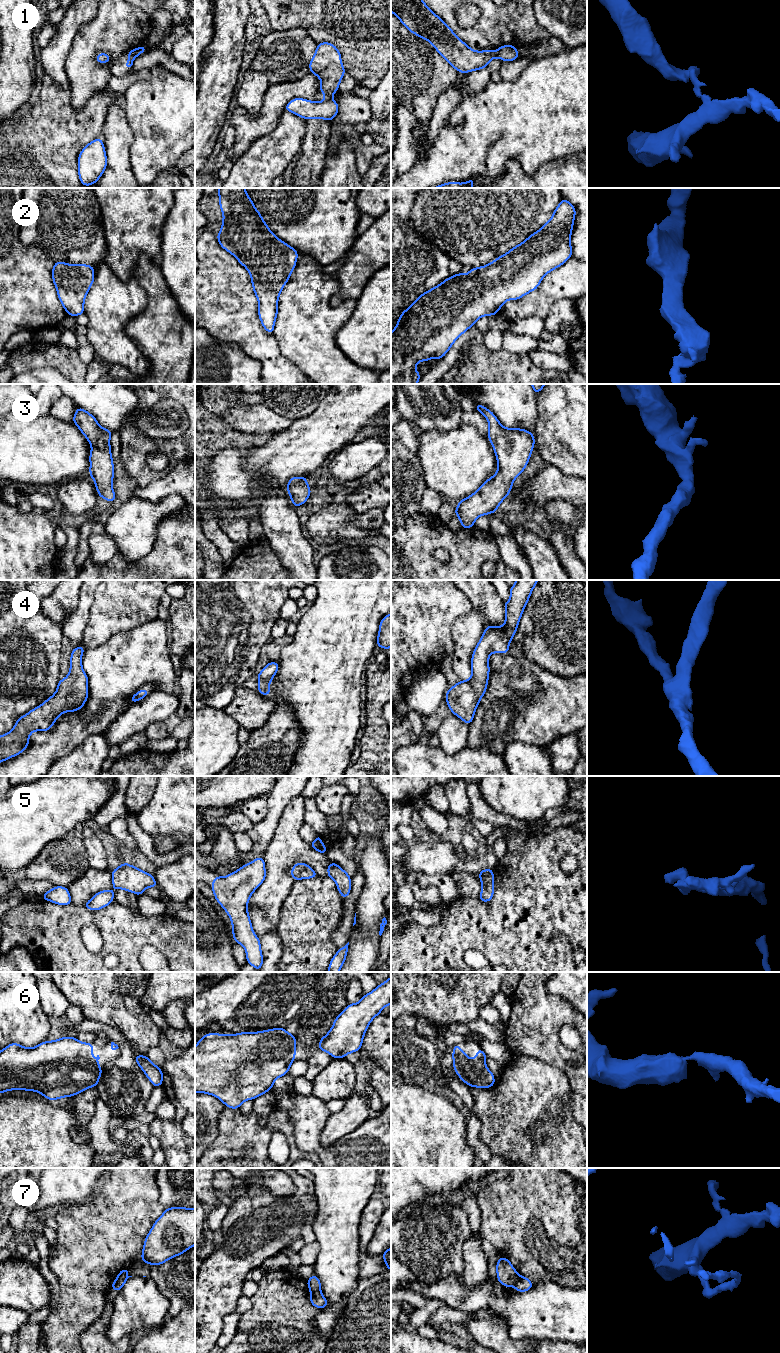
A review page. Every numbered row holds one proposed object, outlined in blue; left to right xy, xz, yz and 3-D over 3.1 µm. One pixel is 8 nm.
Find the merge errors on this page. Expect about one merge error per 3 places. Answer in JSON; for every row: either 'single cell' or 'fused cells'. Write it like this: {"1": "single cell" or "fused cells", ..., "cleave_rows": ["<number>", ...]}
{"1": "fused cells", "2": "single cell", "3": "single cell", "4": "single cell", "5": "single cell", "6": "single cell", "7": "fused cells", "cleave_rows": ["1", "7"]}

